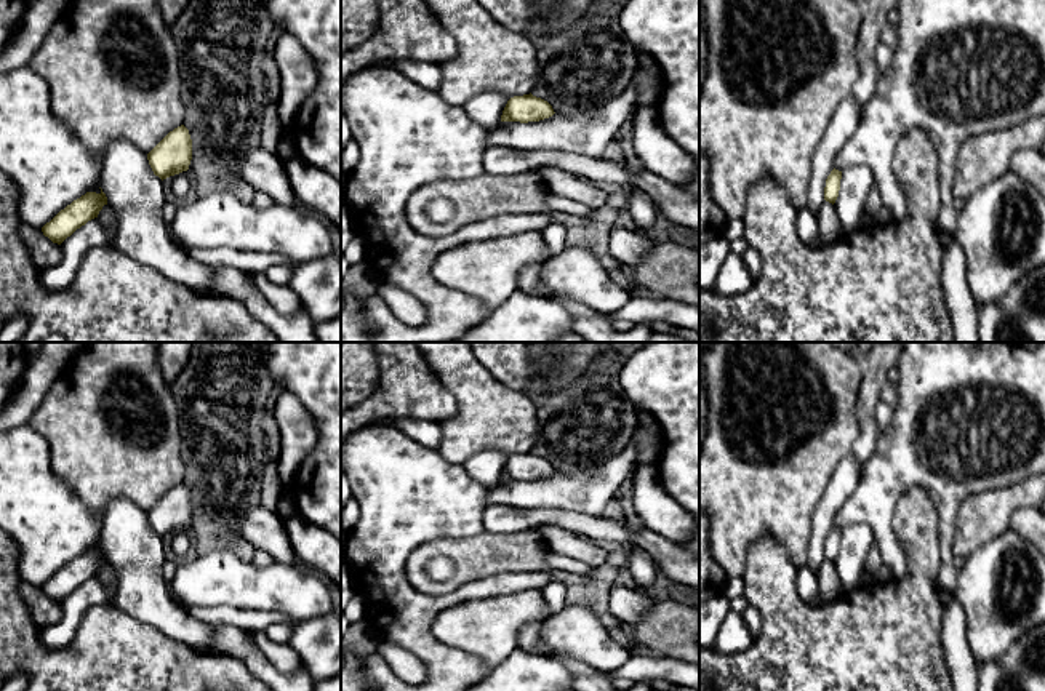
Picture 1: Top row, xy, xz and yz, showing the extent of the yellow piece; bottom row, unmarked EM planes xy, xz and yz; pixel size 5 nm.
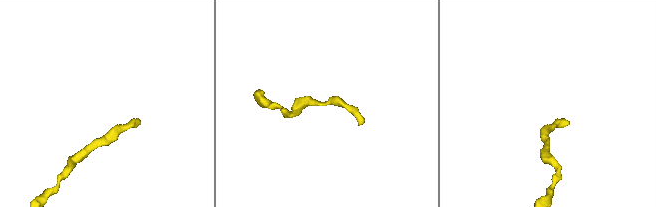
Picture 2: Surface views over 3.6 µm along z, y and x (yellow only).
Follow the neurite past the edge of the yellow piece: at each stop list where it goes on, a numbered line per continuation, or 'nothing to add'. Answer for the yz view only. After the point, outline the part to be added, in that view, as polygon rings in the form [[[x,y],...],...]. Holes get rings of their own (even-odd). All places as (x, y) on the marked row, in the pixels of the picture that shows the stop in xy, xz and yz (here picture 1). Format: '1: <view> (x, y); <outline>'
nothing to add

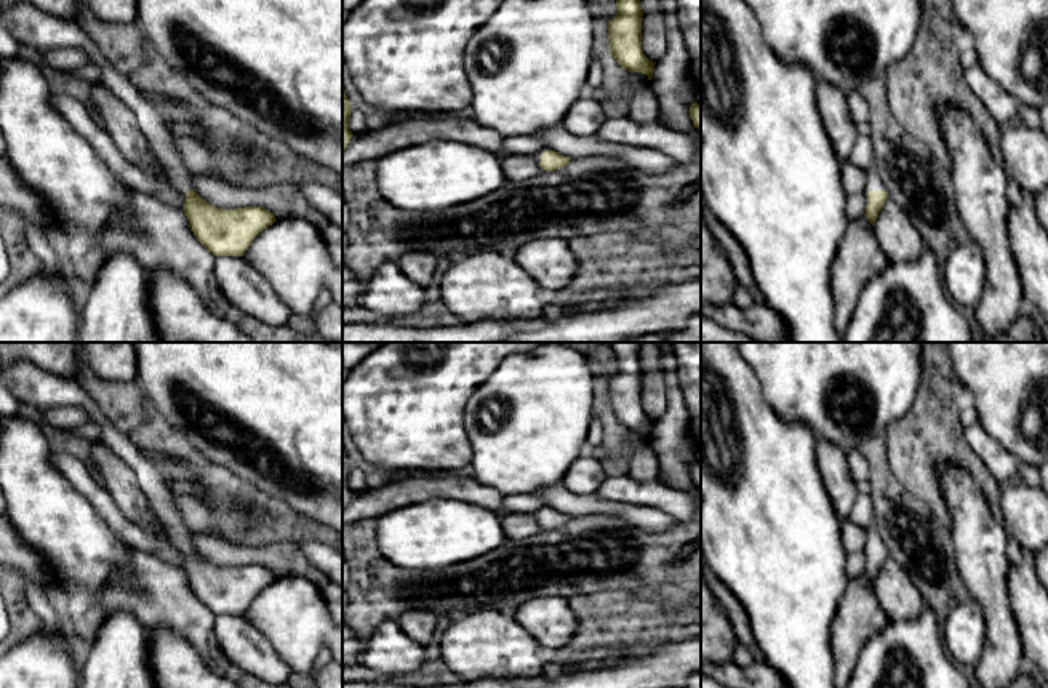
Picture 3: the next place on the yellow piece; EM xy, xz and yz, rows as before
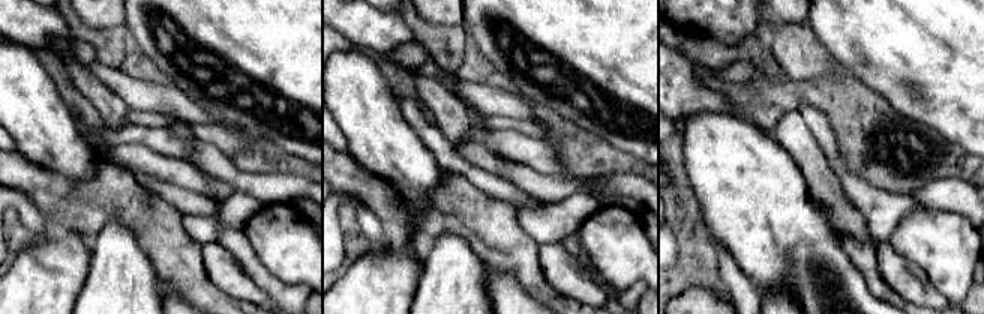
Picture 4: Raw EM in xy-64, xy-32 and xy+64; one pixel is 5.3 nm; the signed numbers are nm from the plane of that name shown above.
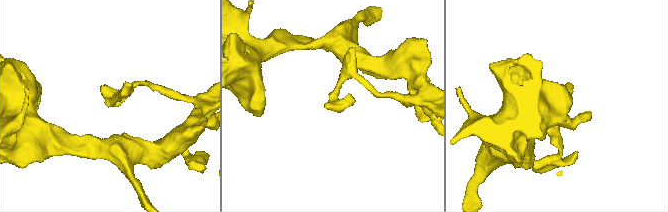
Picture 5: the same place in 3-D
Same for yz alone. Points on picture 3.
1: yz (874, 181); [[[875,162],[866,170],[866,176],[867,176],[867,184],[866,184],[866,190],[864,190],[866,195],[869,190],[885,190],[886,192],[886,187],[880,178]]]

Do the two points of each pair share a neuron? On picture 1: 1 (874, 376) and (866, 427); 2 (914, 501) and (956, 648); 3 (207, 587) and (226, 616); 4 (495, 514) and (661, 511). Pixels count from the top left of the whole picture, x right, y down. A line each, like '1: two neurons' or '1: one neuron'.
1: one neuron
2: two neurons
3: two neurons
4: two neurons

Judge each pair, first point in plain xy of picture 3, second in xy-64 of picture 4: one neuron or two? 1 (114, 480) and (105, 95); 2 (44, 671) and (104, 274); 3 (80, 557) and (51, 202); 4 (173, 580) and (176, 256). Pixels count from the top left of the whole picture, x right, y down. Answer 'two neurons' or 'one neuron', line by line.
1: one neuron
2: two neurons
3: two neurons
4: one neuron

